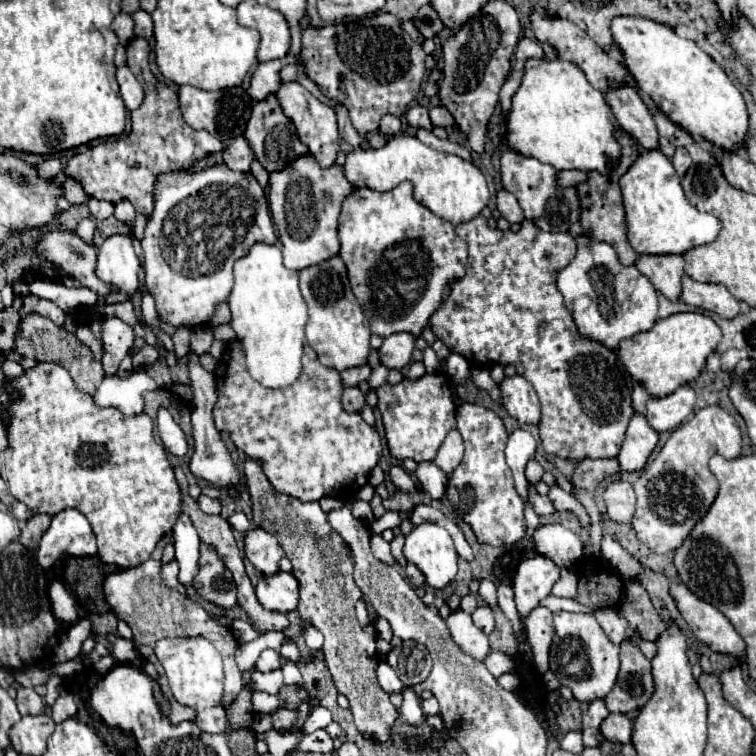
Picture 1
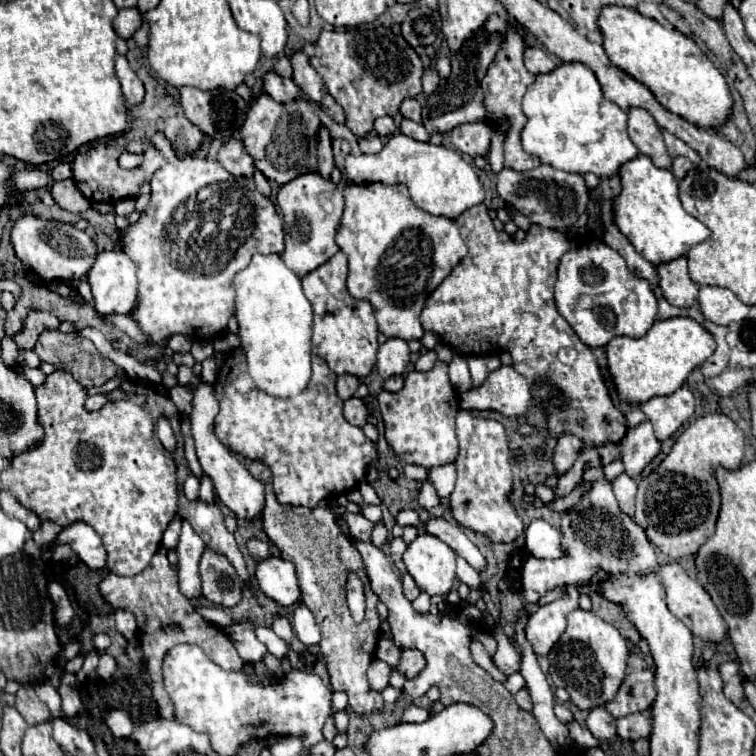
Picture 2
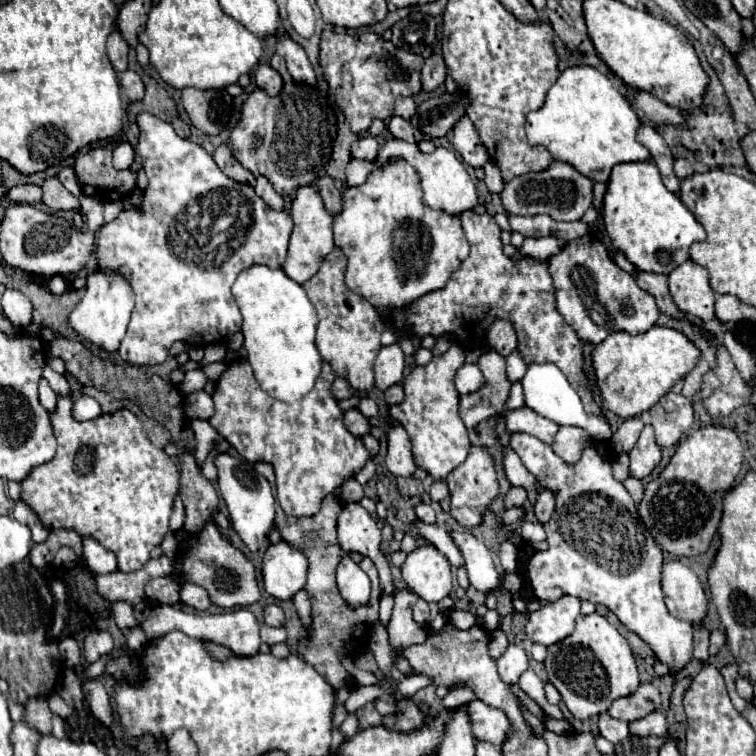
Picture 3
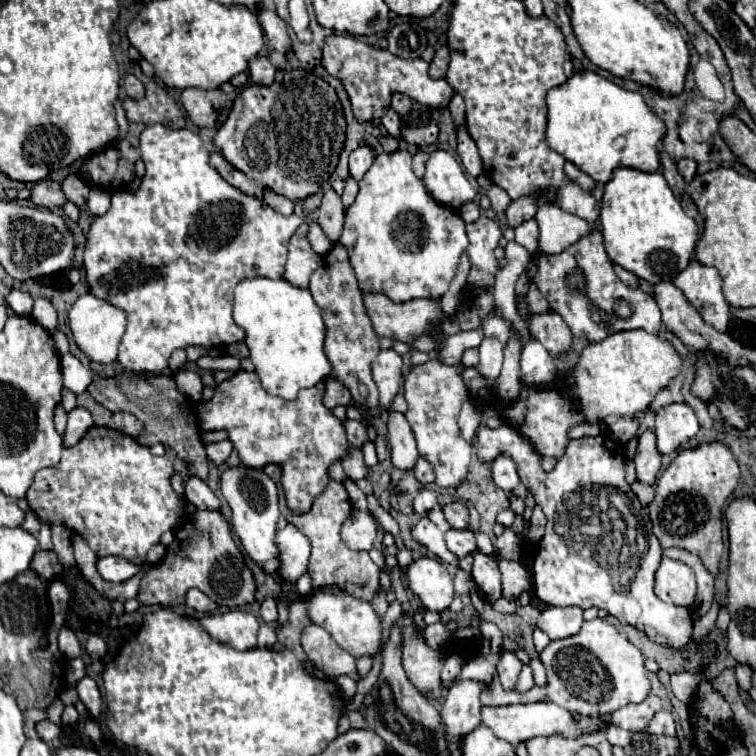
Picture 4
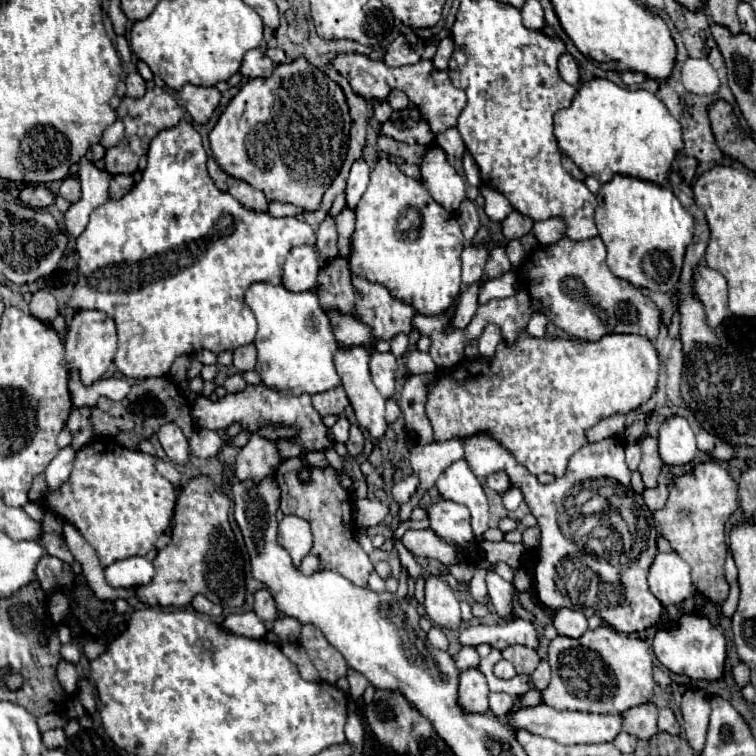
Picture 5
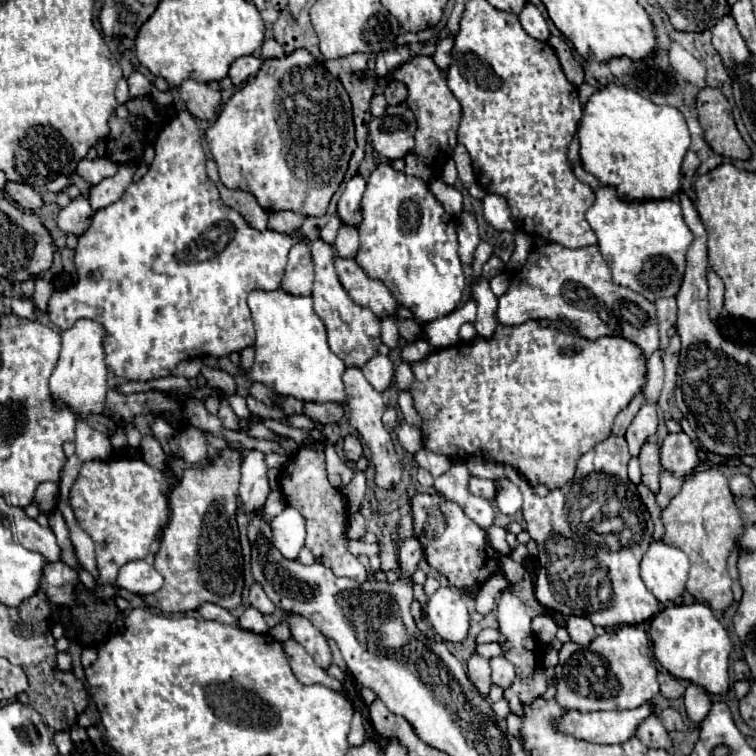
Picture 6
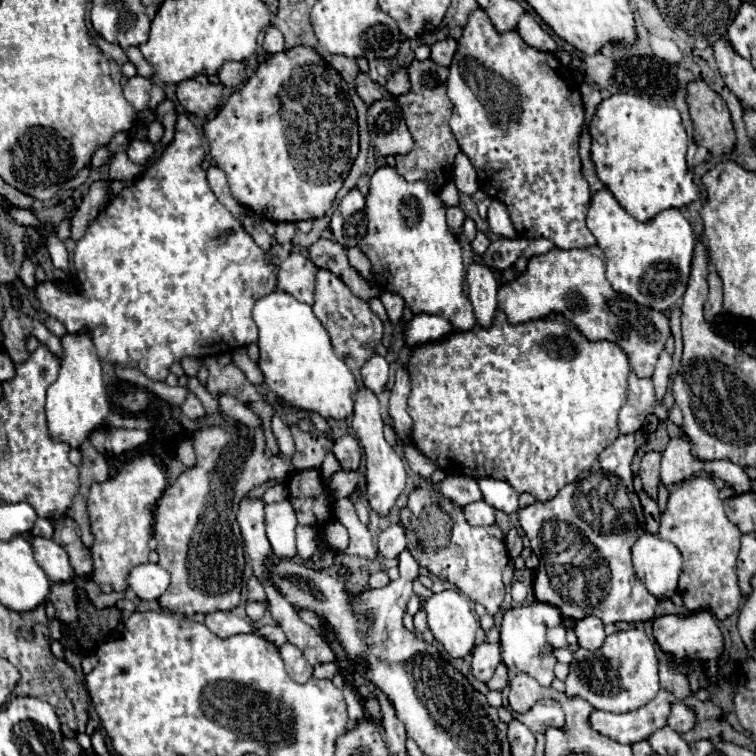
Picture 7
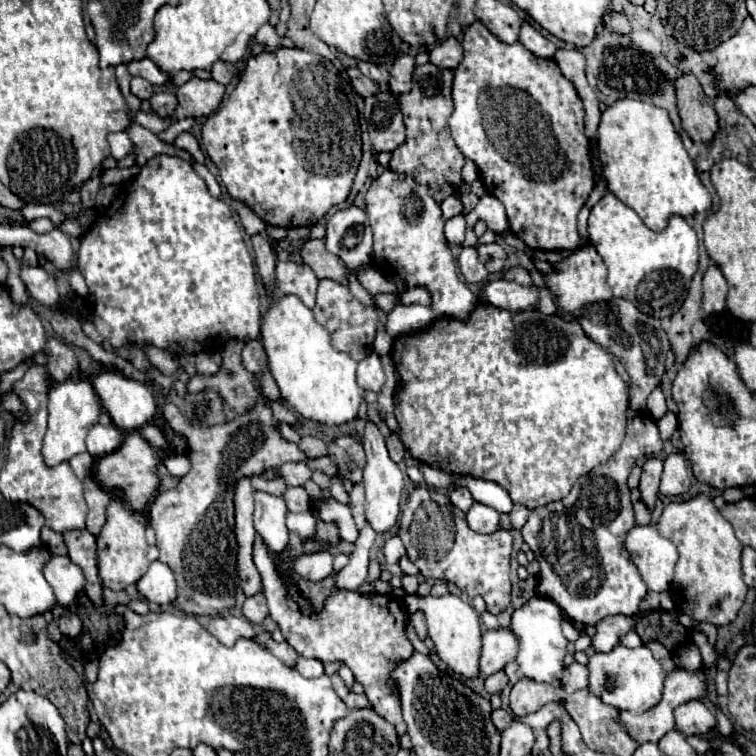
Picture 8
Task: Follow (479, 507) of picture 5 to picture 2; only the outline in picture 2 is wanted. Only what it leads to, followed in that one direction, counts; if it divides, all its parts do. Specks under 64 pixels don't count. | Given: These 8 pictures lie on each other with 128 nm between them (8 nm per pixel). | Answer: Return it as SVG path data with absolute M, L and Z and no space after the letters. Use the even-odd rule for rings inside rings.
M436 362L428 372L410 372L404 378L404 388L400 392L382 390L378 394L378 404L386 426L386 440L402 462L418 464L430 470L456 460L458 440L454 422L460 406L448 378L446 362ZM412 509L400 510L396 516L396 524L400 526L416 526L420 522L418 513ZM458 558L456 560L456 564L458 564L458 578L464 582L464 584L468 584L470 588L474 588L474 590L480 590L482 588L482 580L480 580L480 574L466 562L466 560L462 560L462 558Z

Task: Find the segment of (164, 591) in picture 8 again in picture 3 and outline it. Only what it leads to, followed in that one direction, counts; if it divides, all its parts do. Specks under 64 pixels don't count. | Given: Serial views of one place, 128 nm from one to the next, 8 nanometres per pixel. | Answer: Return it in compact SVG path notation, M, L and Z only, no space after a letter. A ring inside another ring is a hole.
M82 536L82 558L94 574L110 574L118 570L116 556L90 536Z

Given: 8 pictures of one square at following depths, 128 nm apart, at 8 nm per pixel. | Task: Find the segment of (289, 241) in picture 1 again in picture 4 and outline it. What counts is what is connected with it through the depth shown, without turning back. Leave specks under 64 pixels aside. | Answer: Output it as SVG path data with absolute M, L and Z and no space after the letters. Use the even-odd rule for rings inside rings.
M302 224L290 238L288 262L284 270L284 278L298 288L308 288L310 276L320 264L320 254L312 250L306 236L308 236L308 224Z

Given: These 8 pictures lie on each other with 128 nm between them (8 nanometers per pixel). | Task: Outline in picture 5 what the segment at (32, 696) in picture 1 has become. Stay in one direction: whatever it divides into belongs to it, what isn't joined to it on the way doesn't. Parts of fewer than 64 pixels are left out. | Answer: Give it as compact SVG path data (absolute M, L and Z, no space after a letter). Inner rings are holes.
M62 728L46 730L46 732L42 732L42 742L46 748L62 748L66 744L66 734Z

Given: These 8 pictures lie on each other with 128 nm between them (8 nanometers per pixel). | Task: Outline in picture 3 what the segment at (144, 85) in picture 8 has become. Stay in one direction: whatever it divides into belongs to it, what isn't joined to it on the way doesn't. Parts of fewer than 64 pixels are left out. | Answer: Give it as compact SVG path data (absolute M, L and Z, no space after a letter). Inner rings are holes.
M124 70L124 72L120 74L120 86L122 86L122 90L126 92L126 96L128 96L132 102L144 98L144 82L142 82L142 78L140 78L136 72L132 72L132 70Z

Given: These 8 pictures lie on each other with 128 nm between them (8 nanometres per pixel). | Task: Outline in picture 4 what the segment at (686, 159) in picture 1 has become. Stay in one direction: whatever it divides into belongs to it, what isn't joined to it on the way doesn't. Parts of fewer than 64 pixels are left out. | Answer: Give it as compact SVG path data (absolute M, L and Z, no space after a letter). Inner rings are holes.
M678 160L678 170L684 176L684 180L690 182L696 174L696 162L694 160Z

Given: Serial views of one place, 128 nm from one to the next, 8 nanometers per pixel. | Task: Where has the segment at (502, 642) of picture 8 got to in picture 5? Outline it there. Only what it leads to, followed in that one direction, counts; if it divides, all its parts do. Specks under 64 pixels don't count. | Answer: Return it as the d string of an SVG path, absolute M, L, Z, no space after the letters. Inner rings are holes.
M470 668L460 674L458 704L464 712L488 712L488 684L478 668Z

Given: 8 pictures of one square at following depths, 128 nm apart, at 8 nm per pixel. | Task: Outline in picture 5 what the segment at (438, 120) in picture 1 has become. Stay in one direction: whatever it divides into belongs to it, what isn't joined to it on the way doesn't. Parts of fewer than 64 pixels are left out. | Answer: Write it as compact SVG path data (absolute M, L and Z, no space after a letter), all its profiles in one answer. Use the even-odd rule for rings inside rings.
M468 150L464 152L462 162L464 162L464 172L466 172L468 182L474 184L474 186L480 186L480 172L478 172L478 166L476 166L476 162L474 162L474 158L472 158L472 154L470 154Z

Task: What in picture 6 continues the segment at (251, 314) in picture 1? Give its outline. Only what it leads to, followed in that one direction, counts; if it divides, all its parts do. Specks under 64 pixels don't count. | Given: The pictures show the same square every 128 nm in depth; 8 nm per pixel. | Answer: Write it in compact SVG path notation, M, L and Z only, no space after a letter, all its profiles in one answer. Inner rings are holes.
M282 288L272 292L254 290L248 296L248 306L256 326L256 360L248 374L250 380L262 382L276 394L294 396L304 402L346 402L342 384L342 372L346 366L328 348L326 328L314 314L310 296L292 296Z

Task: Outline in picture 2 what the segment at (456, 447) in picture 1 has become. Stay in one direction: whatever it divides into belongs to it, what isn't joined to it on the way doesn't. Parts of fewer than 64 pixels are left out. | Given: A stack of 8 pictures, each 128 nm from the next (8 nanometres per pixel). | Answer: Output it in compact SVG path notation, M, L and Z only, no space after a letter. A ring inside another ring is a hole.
M444 464L444 466L436 466L428 472L432 484L436 484L436 492L440 498L448 498L450 492L454 490L454 482L456 482L456 464Z

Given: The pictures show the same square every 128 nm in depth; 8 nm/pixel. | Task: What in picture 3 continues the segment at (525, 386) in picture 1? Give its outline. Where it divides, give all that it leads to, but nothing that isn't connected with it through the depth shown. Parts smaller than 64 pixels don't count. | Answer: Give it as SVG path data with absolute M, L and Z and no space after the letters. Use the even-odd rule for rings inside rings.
M490 350L482 354L478 366L484 376L484 386L470 396L460 396L460 418L466 428L474 428L478 422L502 414L512 386L506 376L506 358L498 352Z

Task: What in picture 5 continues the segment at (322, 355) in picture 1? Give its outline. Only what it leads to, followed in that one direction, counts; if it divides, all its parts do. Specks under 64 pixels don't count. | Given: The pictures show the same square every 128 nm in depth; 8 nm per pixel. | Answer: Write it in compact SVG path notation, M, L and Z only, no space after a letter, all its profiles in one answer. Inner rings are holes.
M342 256L332 258L330 262L326 262L320 268L316 294L318 294L320 306L326 314L332 310L338 310L340 314L358 318L356 308L354 308L356 292L354 292L350 276L352 276L352 272L350 272L348 260ZM338 346L336 354L334 354L334 366L336 366L338 376L342 380L342 386L350 398L350 404L356 412L358 424L362 428L366 428L374 438L382 438L388 424L384 418L384 398L378 392L378 388L374 386L374 382L370 378L370 370L368 370L368 362L370 362L372 352L374 352L372 346L352 346L352 348L340 348Z

